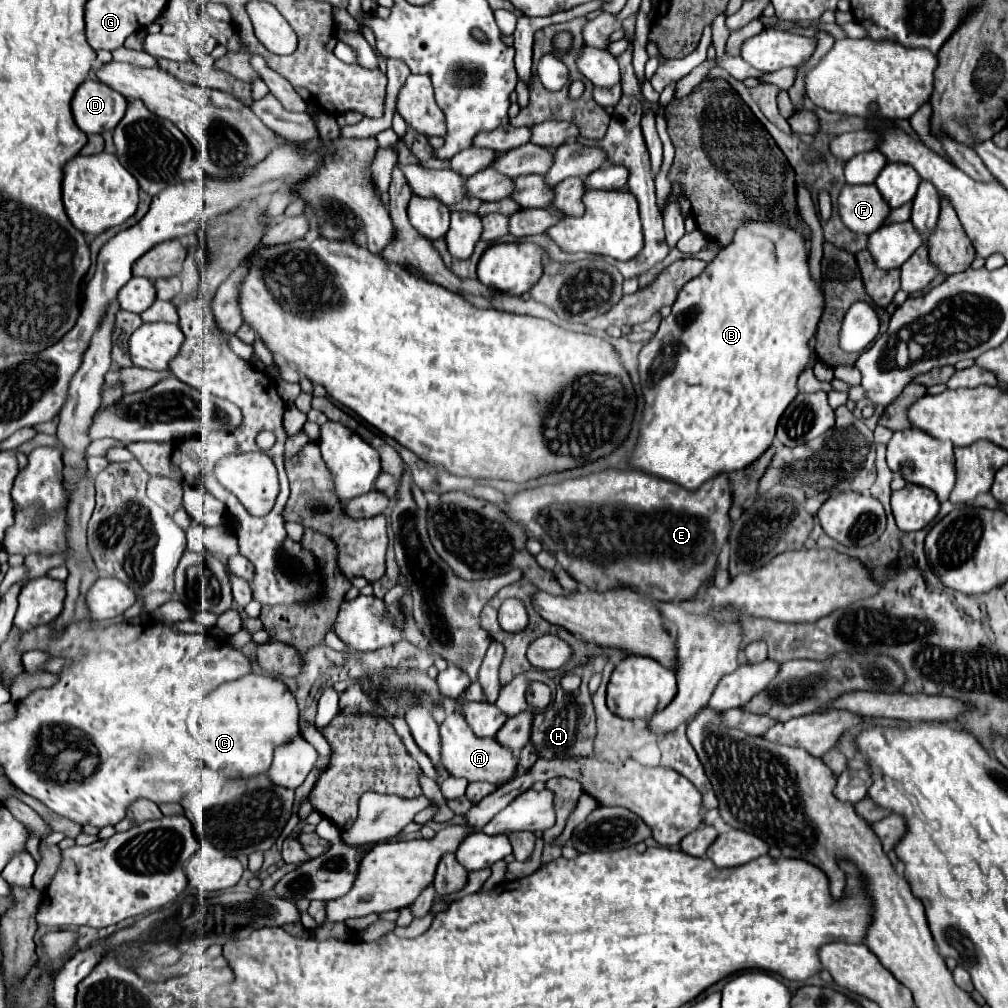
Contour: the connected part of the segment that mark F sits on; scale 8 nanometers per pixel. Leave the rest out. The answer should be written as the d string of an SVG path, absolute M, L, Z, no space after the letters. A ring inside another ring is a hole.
M845 184L839 194L839 216L841 222L857 234L875 232L887 218L889 206L877 192L875 184L849 186Z

